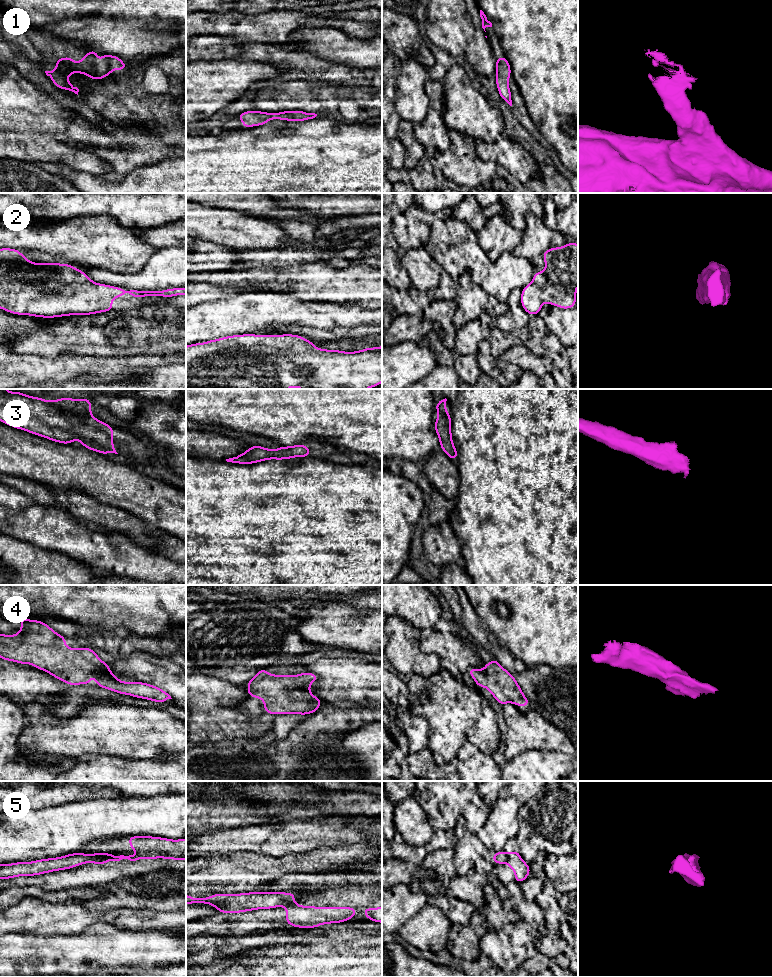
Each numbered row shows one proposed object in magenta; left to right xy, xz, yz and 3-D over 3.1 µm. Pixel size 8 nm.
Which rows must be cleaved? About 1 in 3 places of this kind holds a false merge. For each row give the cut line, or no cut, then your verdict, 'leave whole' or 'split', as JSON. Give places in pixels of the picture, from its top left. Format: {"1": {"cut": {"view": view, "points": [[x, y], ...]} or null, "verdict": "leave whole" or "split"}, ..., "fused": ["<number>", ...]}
{"1": {"cut": null, "verdict": "leave whole"}, "2": {"cut": null, "verdict": "leave whole"}, "3": {"cut": null, "verdict": "leave whole"}, "4": {"cut": null, "verdict": "leave whole"}, "5": {"cut": {"view": "xy", "points": [[99, 858], [91, 862]]}, "verdict": "split"}, "fused": ["5"]}

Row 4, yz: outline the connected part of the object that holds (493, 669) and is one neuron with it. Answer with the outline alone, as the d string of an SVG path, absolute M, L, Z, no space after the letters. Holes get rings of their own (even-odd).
M496 659L485 663L483 670L469 668L467 672L474 679L476 686L488 689L501 706L508 702L516 706L530 706L528 698L524 696L515 677Z

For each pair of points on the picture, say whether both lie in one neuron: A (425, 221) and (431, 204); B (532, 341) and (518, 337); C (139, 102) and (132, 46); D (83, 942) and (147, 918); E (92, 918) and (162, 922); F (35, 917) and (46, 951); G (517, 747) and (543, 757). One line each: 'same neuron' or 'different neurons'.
A: different neurons
B: same neuron
C: different neurons
D: different neurons
E: same neuron
F: different neurons
G: different neurons

